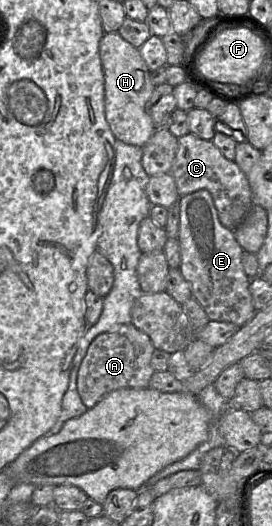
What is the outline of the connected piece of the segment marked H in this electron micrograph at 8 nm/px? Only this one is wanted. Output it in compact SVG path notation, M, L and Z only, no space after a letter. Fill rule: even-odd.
M105 32L99 43L99 55L104 71L105 117L115 138L124 143L144 147L155 132L147 112L147 103L155 89L150 70L139 49L116 32Z

